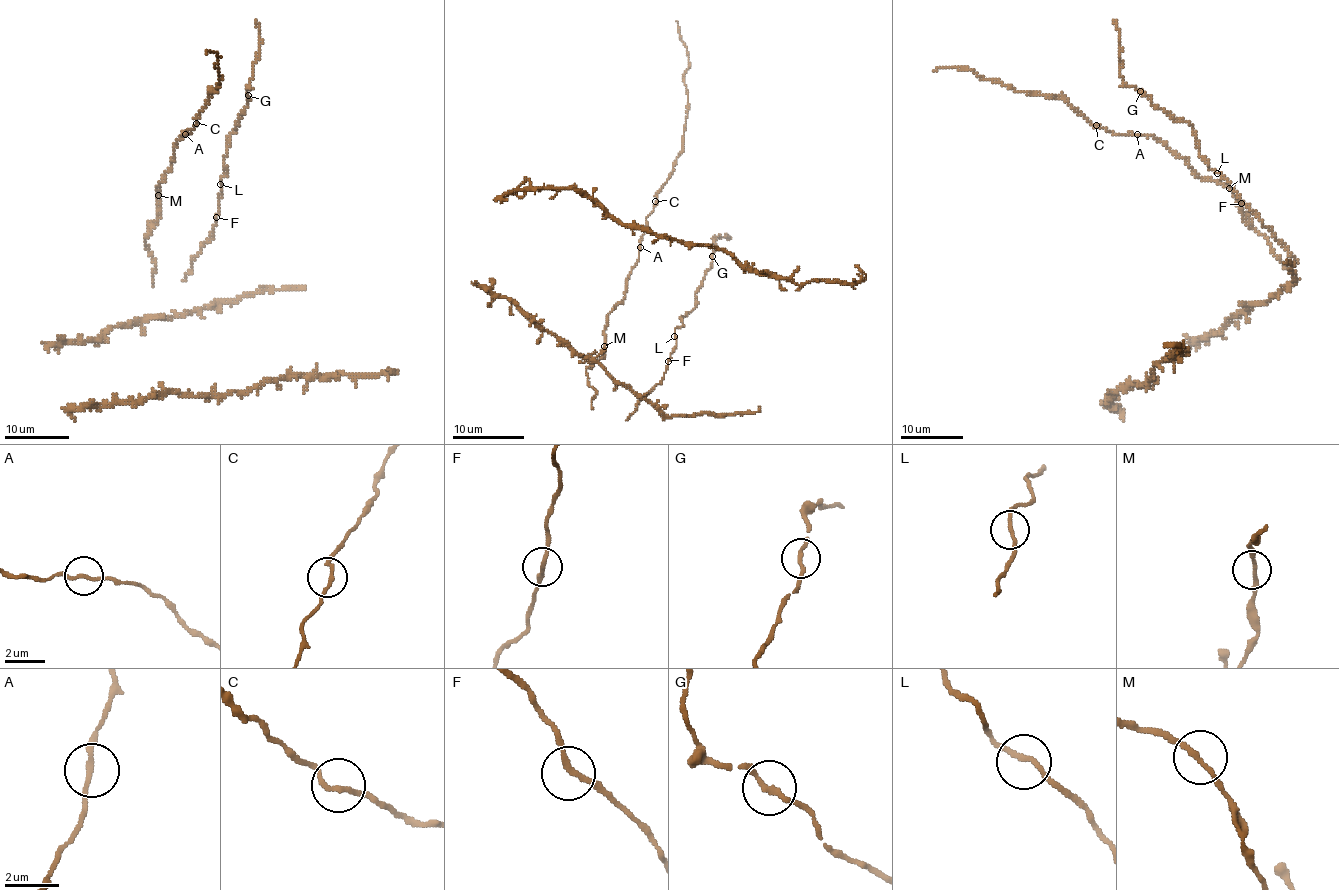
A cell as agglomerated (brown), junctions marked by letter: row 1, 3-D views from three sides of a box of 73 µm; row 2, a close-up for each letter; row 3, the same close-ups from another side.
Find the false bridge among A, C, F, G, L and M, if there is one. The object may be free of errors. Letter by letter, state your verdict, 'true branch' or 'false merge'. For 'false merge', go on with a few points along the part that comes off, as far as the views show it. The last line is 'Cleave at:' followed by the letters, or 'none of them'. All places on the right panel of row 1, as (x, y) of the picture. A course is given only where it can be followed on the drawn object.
A: true branch
C: true branch
F: true branch
G: true branch
L: true branch
M: true branch
Cleave at: none of them

